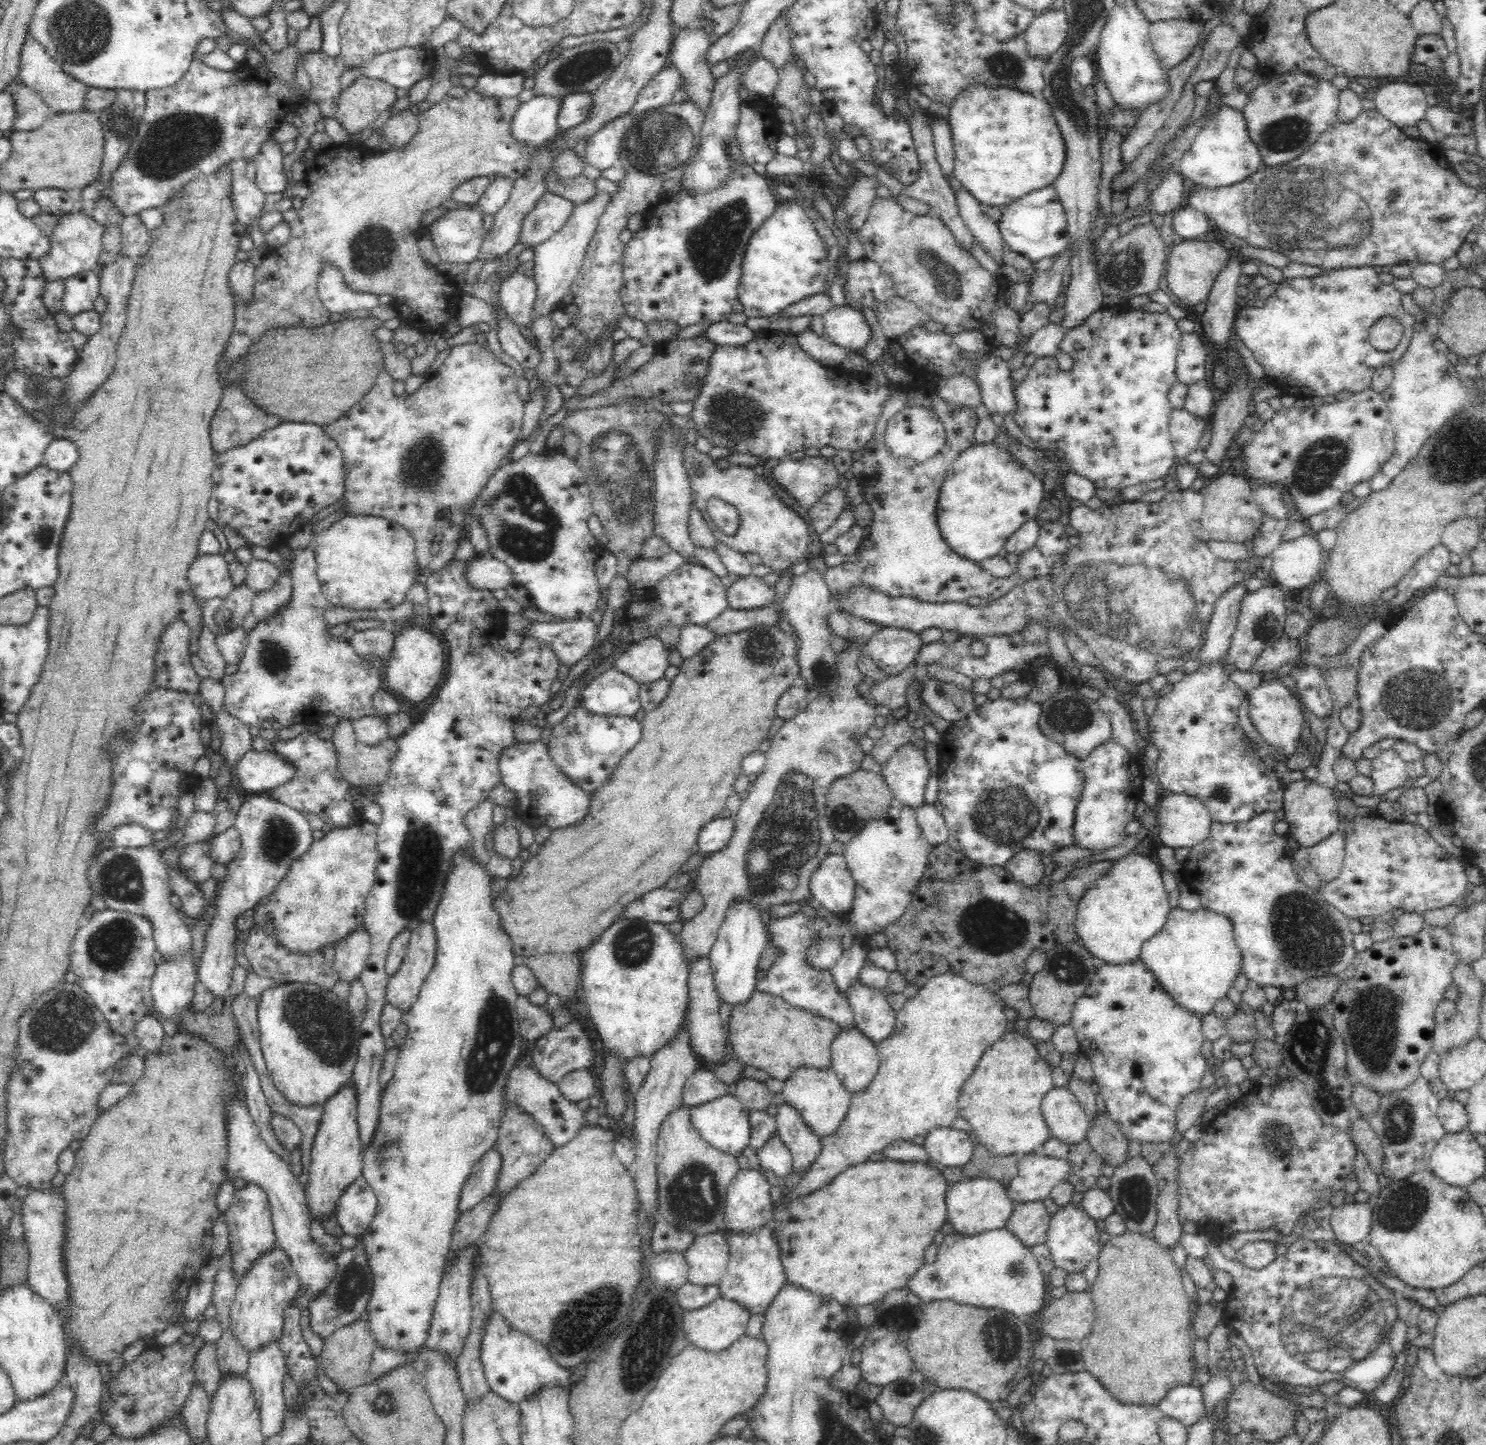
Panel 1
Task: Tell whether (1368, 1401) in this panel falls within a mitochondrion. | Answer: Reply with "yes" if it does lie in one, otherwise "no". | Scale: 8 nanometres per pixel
no

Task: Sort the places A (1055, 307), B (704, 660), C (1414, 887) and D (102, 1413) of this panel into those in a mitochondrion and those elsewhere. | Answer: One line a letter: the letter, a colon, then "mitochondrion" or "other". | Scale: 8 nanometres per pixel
A: other
B: other
C: other
D: other

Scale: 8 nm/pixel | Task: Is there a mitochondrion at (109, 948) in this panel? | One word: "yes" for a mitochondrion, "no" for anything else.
yes

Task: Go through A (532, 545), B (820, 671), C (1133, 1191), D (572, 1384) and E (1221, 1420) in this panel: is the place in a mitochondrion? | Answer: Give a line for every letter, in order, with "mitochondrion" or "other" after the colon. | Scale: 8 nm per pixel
A: mitochondrion
B: mitochondrion
C: mitochondrion
D: other
E: other

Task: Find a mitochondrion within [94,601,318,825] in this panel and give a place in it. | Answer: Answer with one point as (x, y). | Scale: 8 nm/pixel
(275, 658)

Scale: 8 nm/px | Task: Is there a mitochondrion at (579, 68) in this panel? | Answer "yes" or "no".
yes

